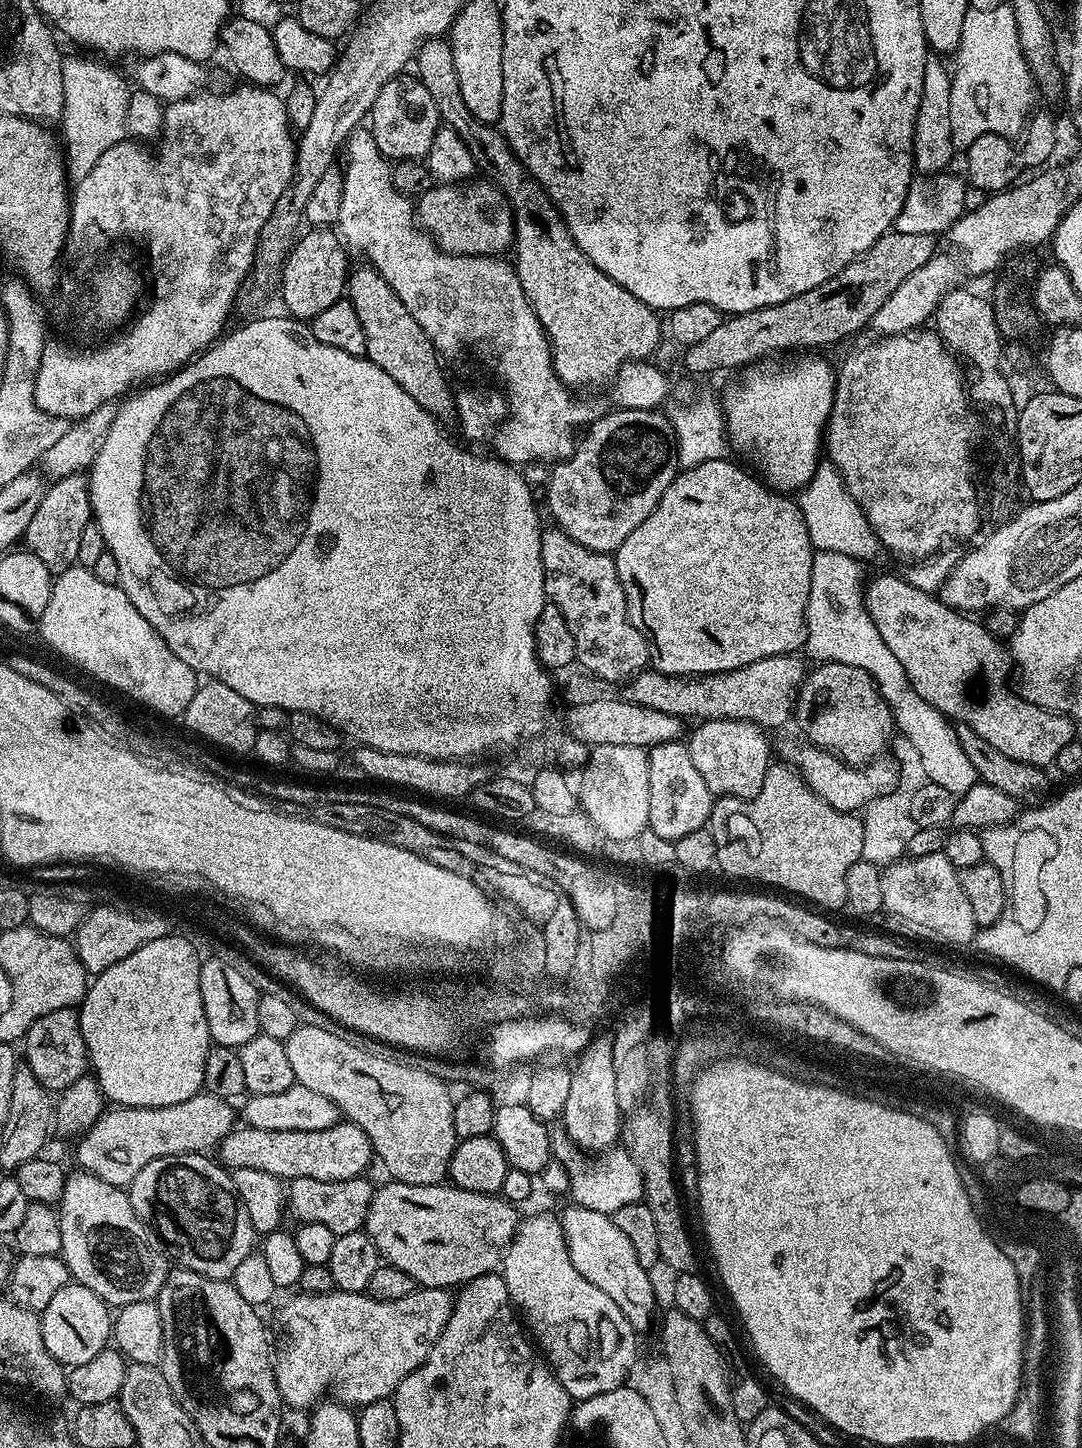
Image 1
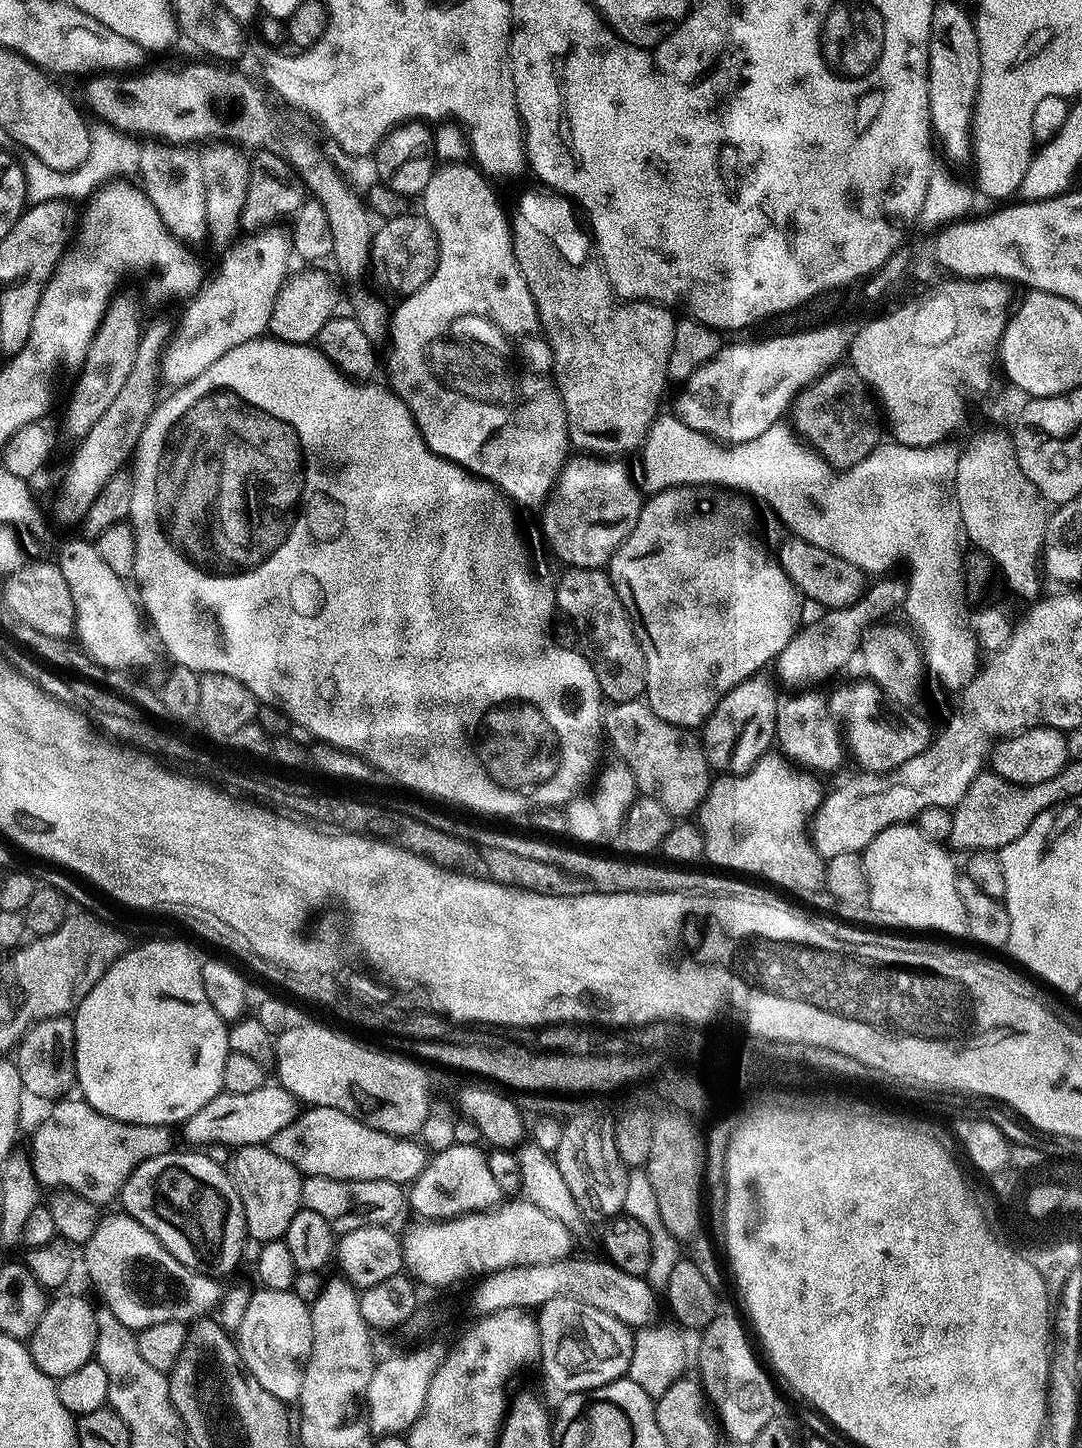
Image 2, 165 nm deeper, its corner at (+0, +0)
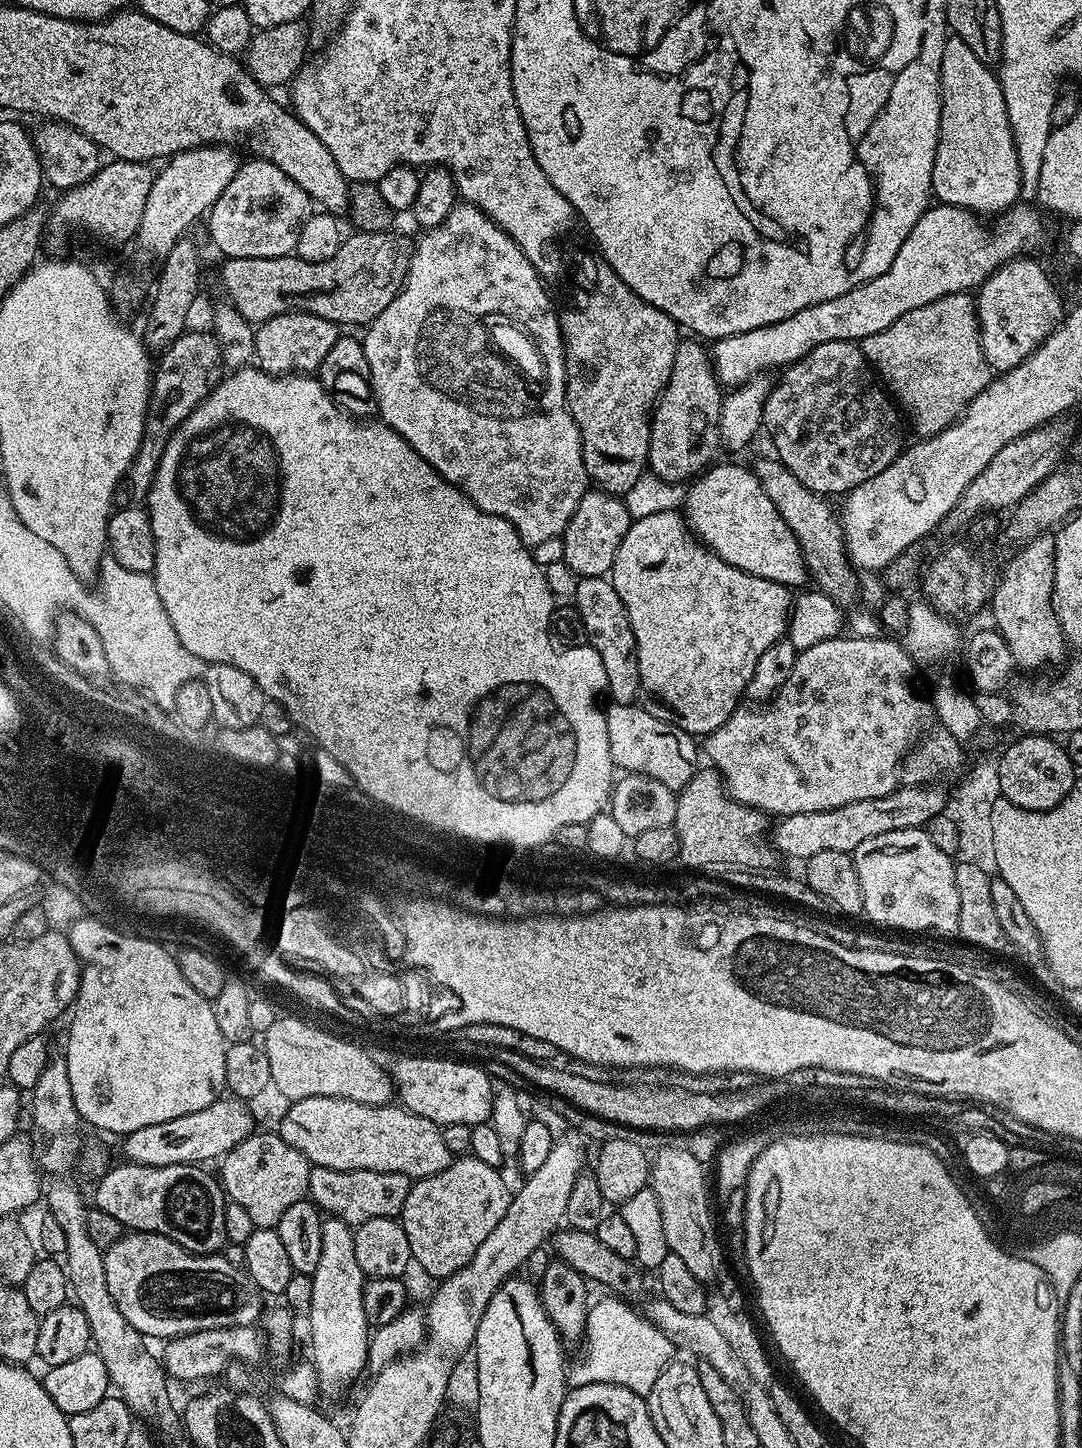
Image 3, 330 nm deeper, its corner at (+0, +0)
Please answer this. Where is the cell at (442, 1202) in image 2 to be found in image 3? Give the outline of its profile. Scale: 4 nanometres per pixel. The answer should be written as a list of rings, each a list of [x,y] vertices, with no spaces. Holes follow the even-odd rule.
[[[465,1154],[453,1159],[452,1164],[446,1166],[446,1170],[432,1172],[425,1180],[413,1183],[398,1219],[406,1230],[406,1242],[410,1242],[413,1261],[417,1265],[420,1263],[420,1268],[426,1275],[443,1278],[462,1270],[474,1258],[478,1246],[486,1242],[490,1230],[494,1230],[494,1226],[502,1222],[502,1214],[506,1214],[508,1209],[510,1188],[508,1192],[508,1184],[500,1174],[500,1168],[486,1166],[486,1162],[476,1156]]]

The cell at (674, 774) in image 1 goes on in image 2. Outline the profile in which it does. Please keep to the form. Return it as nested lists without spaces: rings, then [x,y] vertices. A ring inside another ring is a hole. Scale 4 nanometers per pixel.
[[[643,699],[613,703],[612,709],[602,716],[602,728],[606,740],[612,743],[615,755],[634,774],[640,796],[649,796],[658,802],[669,816],[688,818],[703,804],[710,783],[708,759],[699,739],[691,731],[679,728],[654,714]],[[709,775],[709,776],[708,776]]]

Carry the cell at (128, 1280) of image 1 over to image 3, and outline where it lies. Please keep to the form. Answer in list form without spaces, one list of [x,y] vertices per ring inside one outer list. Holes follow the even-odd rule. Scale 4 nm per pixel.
[[[132,1230],[121,1236],[104,1252],[104,1265],[106,1286],[110,1286],[122,1318],[145,1338],[252,1326],[262,1314],[261,1293],[223,1254],[196,1256],[153,1232]]]

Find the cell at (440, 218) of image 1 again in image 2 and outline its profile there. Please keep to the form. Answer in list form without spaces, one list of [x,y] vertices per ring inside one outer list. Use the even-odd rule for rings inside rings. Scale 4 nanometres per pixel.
[[[405,214],[398,217],[385,219],[372,234],[372,258],[370,261],[371,275],[376,275],[376,280],[384,288],[389,288],[392,292],[407,294],[418,290],[428,279],[430,274],[434,274],[436,265],[436,235],[430,226],[430,222],[424,219],[423,215]]]

